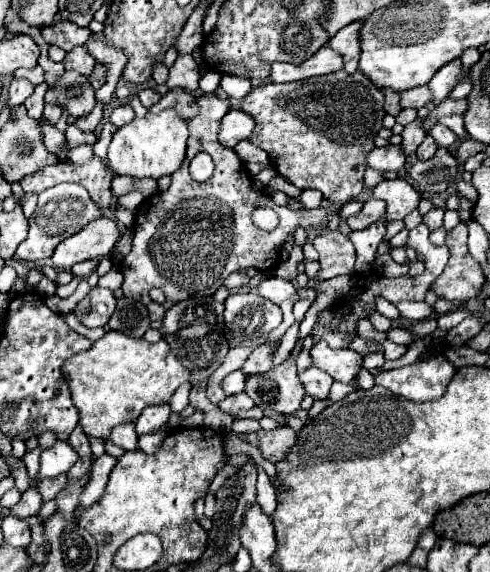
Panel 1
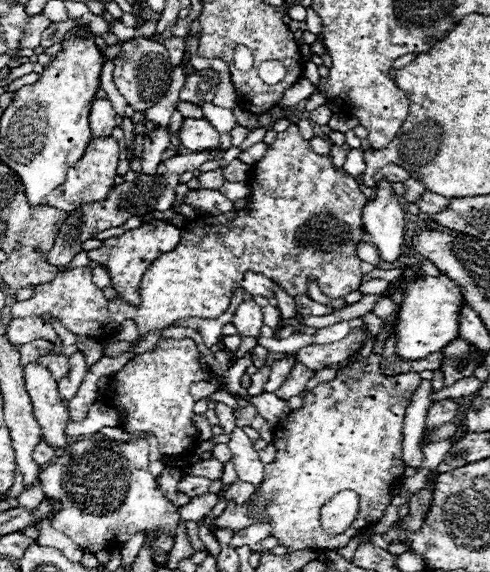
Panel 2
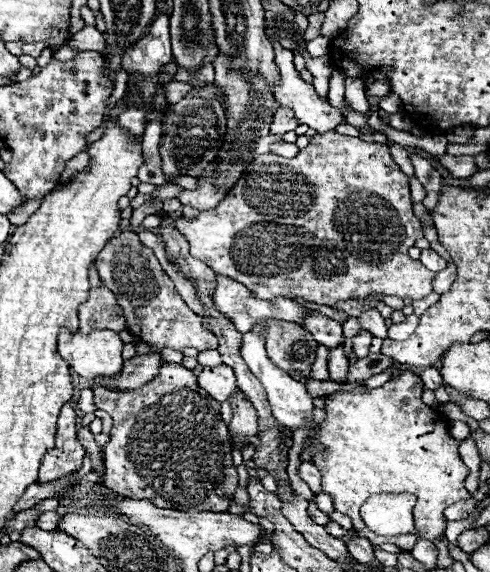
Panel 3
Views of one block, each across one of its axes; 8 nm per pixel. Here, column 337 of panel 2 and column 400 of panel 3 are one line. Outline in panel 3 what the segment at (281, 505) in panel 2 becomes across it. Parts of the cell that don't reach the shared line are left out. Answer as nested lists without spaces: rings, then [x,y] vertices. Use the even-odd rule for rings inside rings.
[[[404,370],[396,380],[386,382],[380,388],[374,388],[366,392],[364,388],[352,390],[352,392],[334,392],[326,396],[326,420],[320,424],[320,432],[316,434],[316,440],[324,446],[324,452],[314,454],[314,464],[322,472],[322,490],[334,498],[334,508],[346,516],[352,518],[354,530],[364,532],[364,536],[372,544],[396,544],[402,550],[412,550],[418,536],[426,540],[436,540],[444,534],[448,520],[444,518],[444,508],[468,500],[472,494],[464,488],[464,478],[468,476],[466,464],[458,456],[458,440],[454,440],[448,434],[448,420],[442,418],[438,412],[434,412],[428,404],[422,402],[422,382],[420,376],[412,374],[410,370]],[[372,494],[414,494],[416,506],[414,506],[414,522],[418,534],[400,534],[400,536],[378,536],[360,518],[360,506],[364,500]]]

